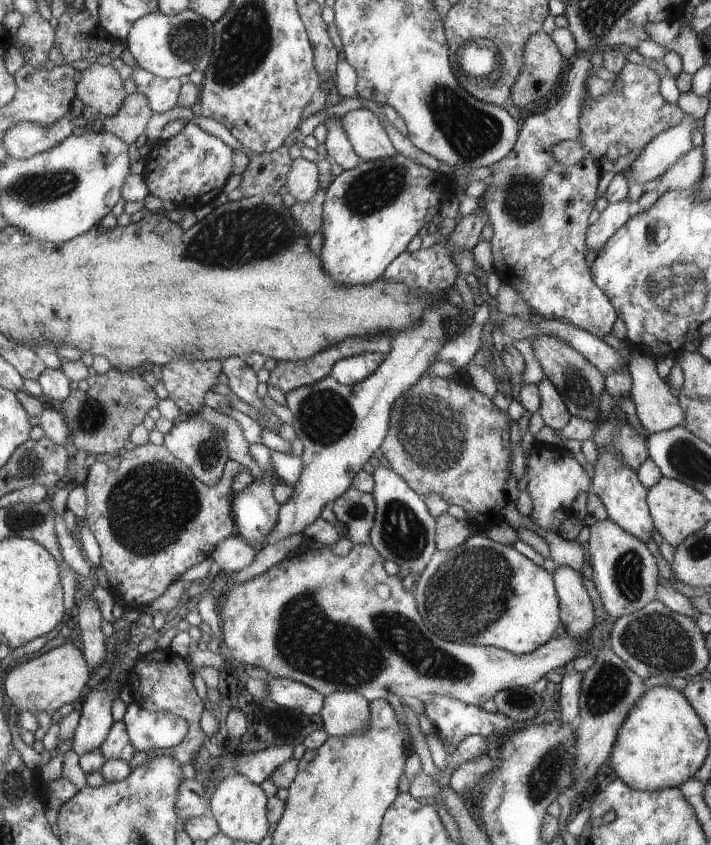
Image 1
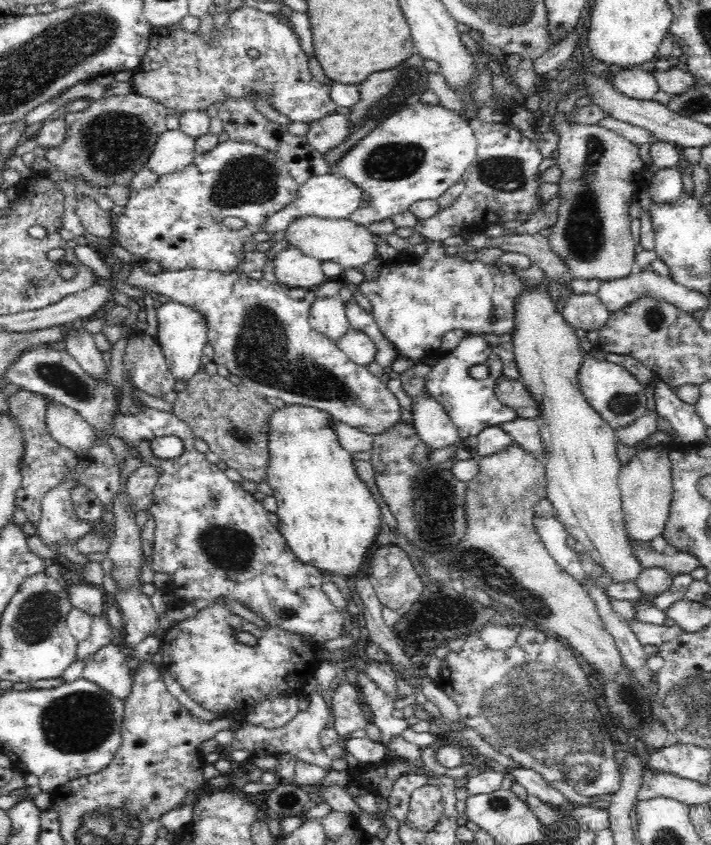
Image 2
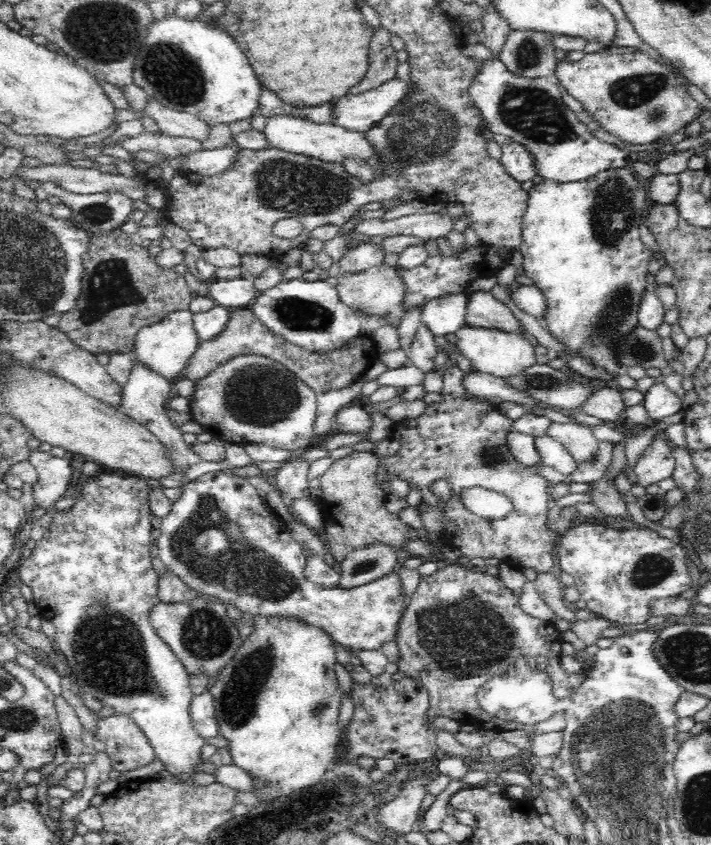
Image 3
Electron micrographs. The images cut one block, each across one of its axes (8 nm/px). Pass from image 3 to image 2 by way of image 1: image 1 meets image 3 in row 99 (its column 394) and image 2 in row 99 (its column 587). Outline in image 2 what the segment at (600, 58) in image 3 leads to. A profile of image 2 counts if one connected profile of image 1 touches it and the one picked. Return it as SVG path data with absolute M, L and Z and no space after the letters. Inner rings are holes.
M627 68L627 71L616 72L615 76L608 76L615 90L623 93L625 96L638 100L652 100L654 95L660 90L655 76L646 69Z

